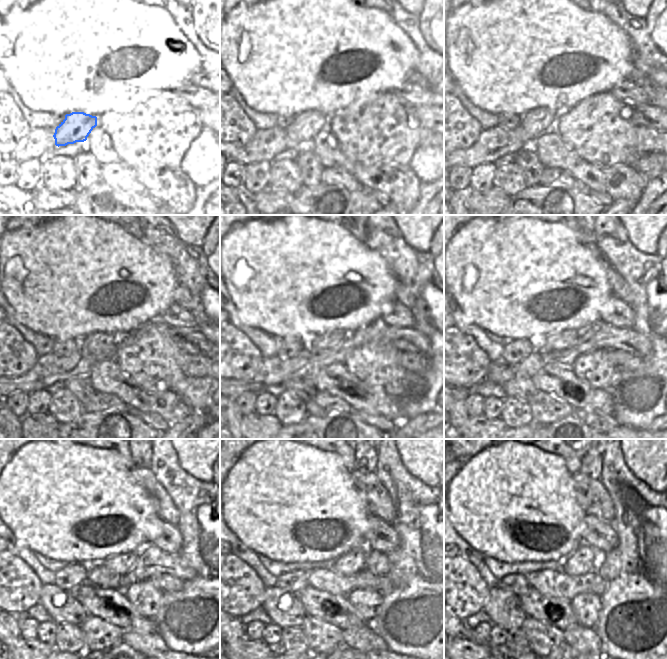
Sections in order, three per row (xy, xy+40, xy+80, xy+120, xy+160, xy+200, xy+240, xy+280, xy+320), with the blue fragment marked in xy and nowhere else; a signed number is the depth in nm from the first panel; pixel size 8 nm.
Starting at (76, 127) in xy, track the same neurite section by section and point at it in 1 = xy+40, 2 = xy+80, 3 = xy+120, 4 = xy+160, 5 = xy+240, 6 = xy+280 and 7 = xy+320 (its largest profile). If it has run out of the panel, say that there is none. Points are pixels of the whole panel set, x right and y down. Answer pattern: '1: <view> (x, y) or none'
1: xy+40 (305, 126)
2: xy+80 (534, 122)
3: xy+120 (91, 344)
4: xy+160 (328, 340)
5: xy+240 (122, 563)
6: xy+280 (352, 562)
7: xy+320 (580, 562)

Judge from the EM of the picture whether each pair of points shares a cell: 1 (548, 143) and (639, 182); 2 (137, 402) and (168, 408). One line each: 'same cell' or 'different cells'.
1: same cell
2: same cell

